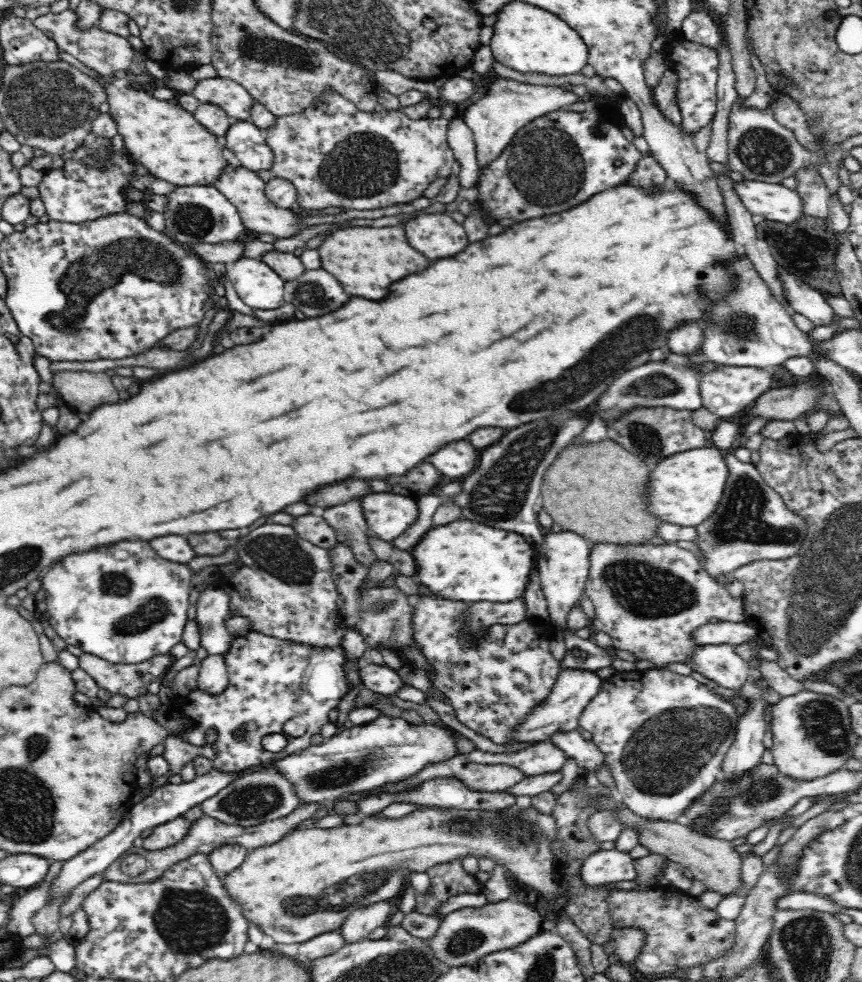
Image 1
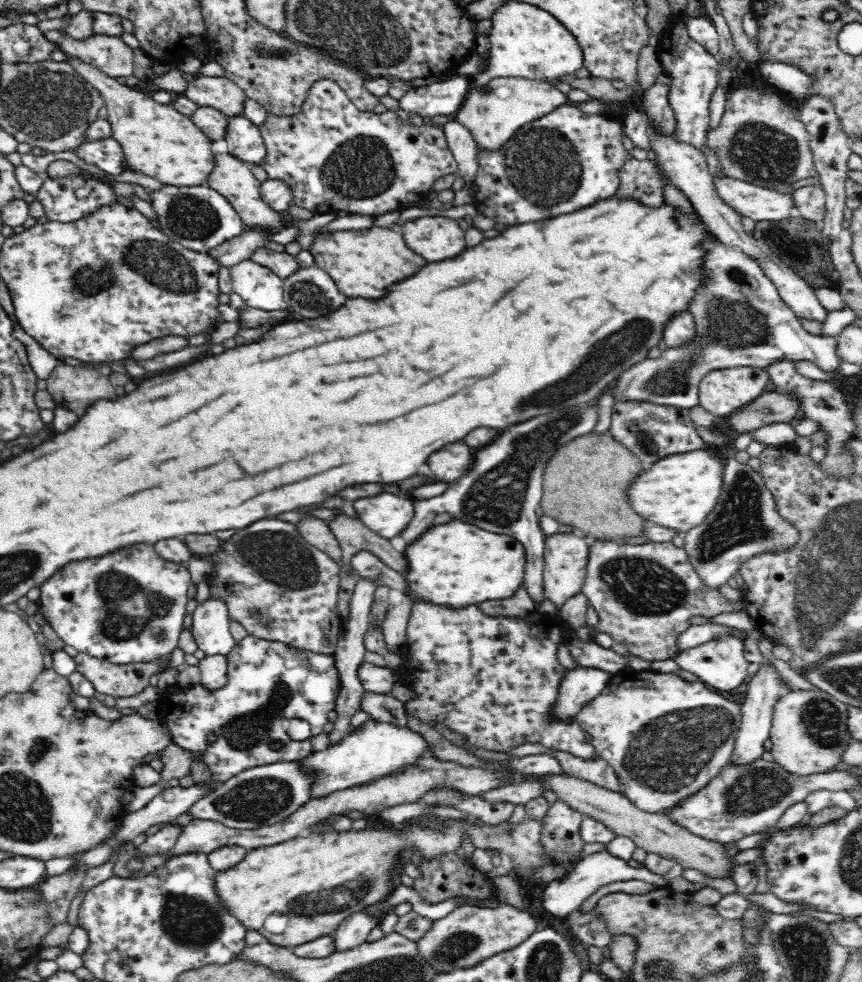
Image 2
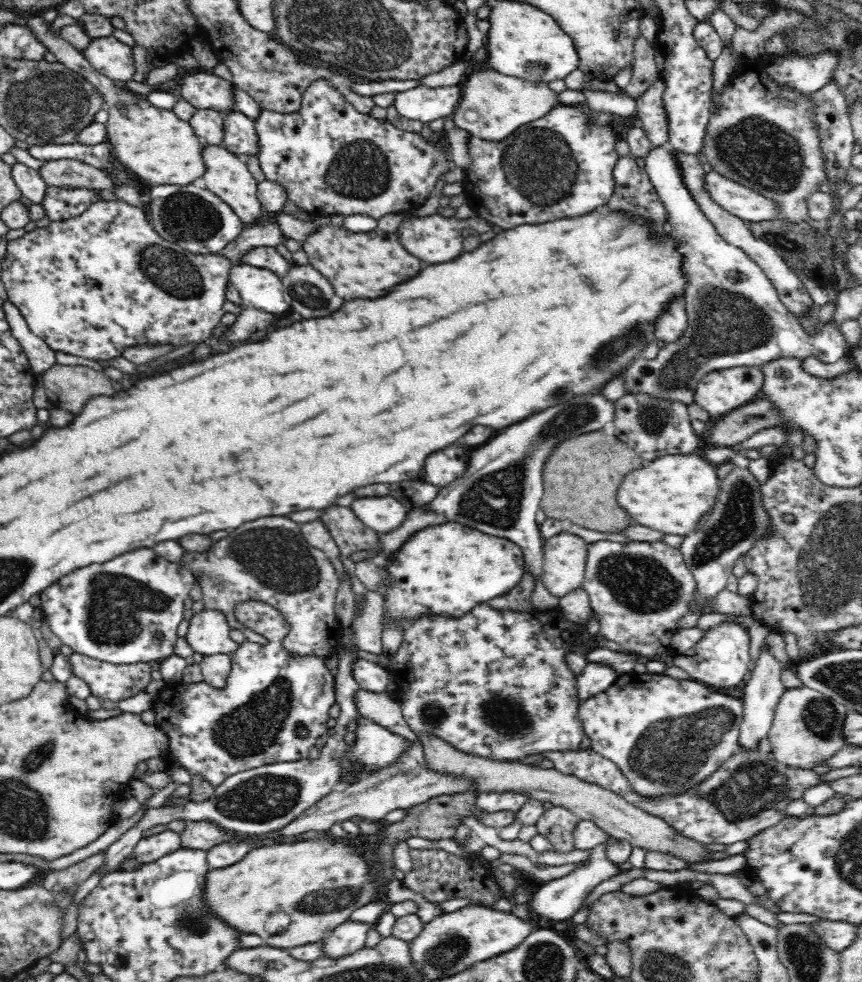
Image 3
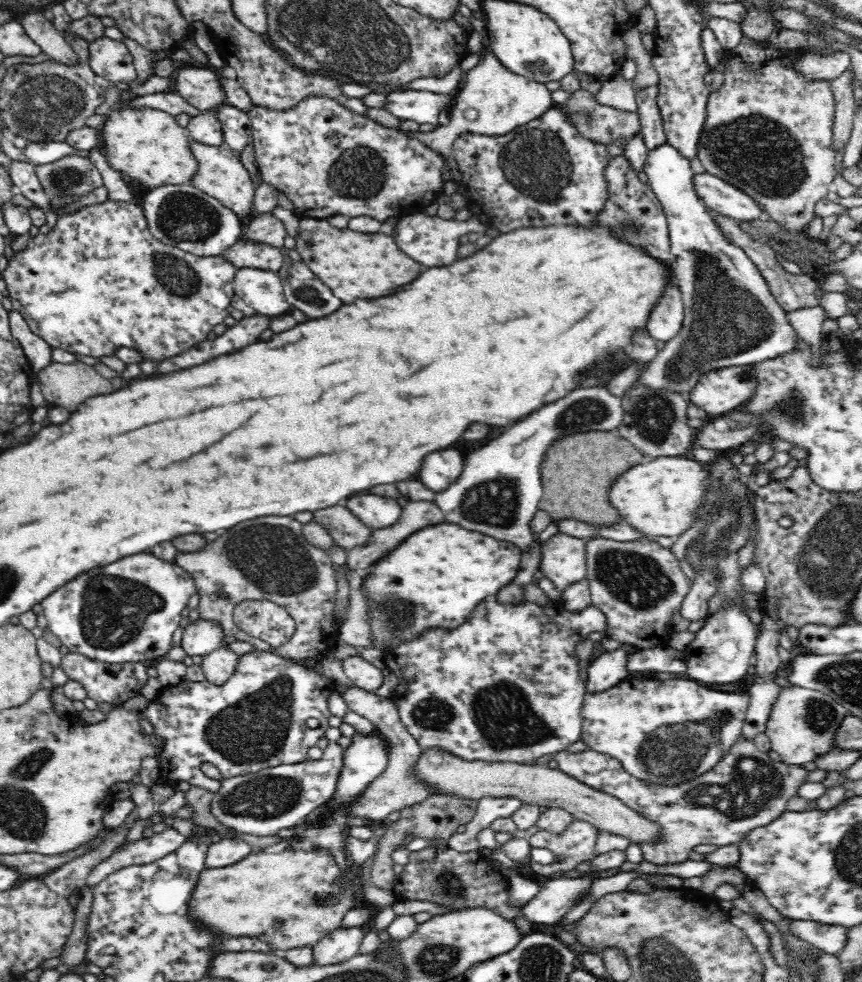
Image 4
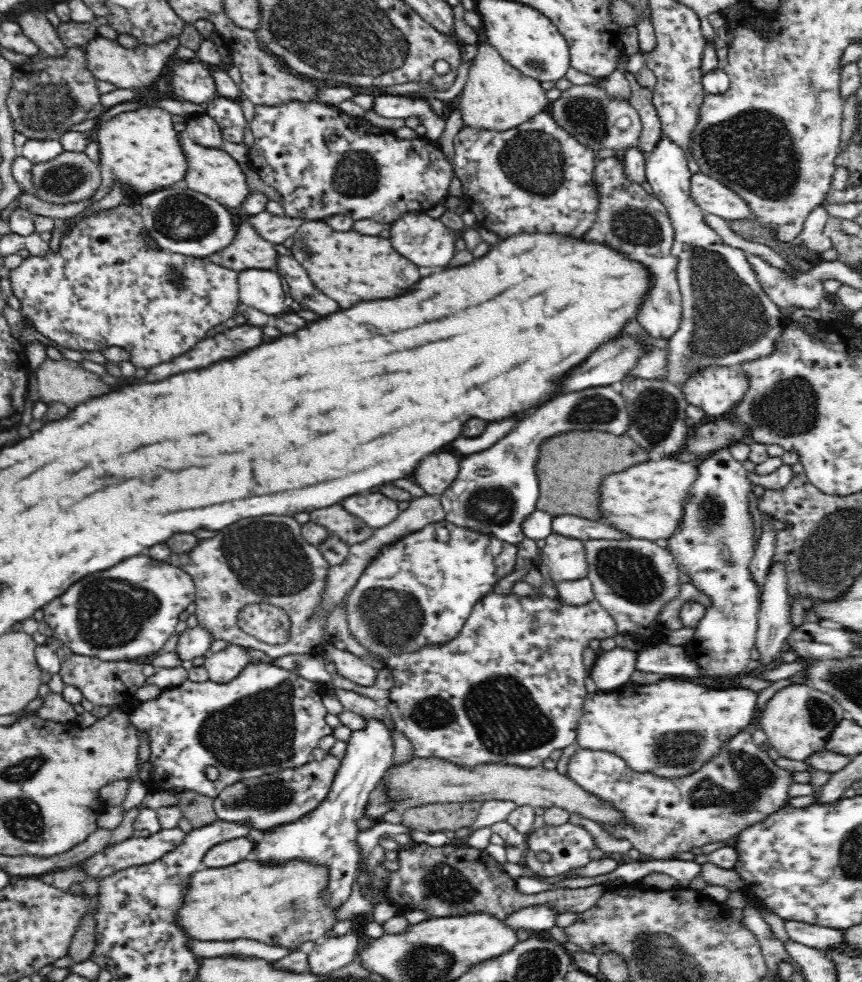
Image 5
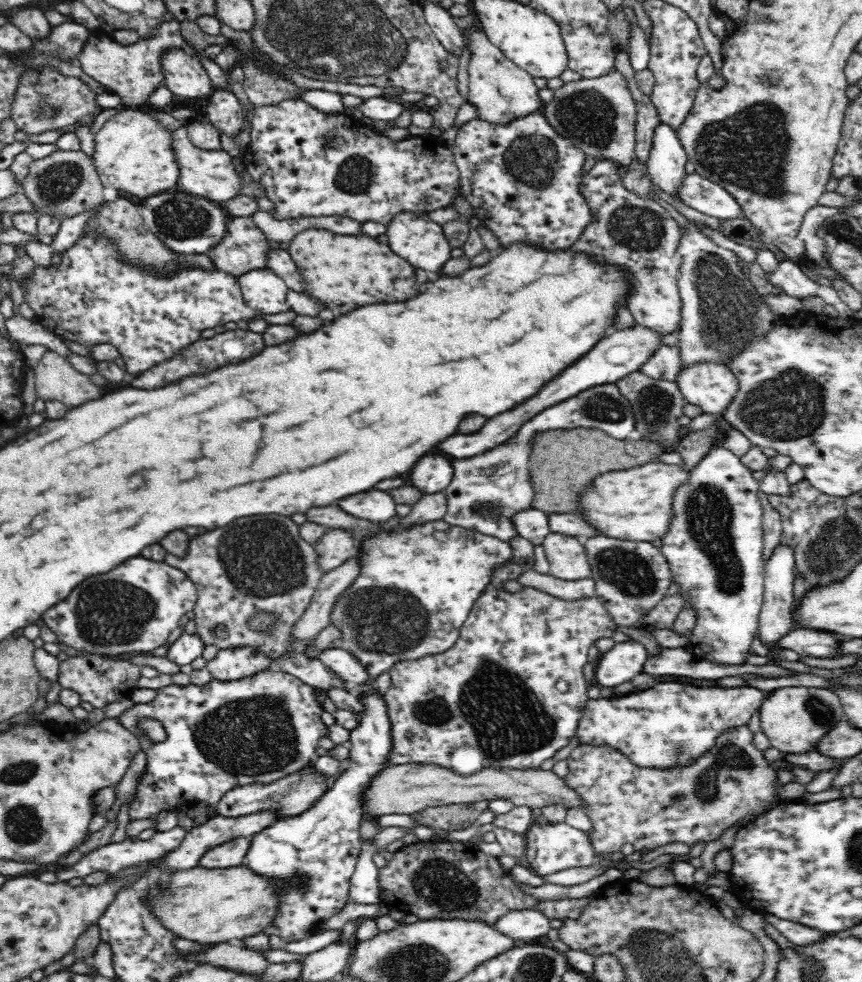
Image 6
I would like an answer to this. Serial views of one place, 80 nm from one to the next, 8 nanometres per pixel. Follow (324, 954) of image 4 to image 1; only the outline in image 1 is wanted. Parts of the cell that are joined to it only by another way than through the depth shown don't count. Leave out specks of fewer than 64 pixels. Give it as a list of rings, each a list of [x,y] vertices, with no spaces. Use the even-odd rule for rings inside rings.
[[[391,900],[354,910],[342,922],[342,926],[338,930],[344,939],[344,945],[367,939],[372,930],[376,930],[378,926],[384,927],[390,916],[397,910],[396,902]]]

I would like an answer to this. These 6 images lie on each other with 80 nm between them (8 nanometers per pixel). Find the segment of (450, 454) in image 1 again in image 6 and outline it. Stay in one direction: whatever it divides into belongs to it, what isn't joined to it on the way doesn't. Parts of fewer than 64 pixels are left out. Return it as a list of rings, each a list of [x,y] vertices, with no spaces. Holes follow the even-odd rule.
[[[424,456],[410,470],[410,482],[423,494],[438,493],[450,484],[452,480],[451,459],[442,456]]]

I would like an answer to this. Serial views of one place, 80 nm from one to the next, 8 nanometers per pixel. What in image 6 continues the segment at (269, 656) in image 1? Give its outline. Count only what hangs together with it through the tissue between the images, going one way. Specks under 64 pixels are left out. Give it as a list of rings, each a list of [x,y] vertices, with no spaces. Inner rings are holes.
[[[268,669],[266,671],[259,672],[251,677],[241,678],[240,680],[212,680],[209,684],[204,686],[196,686],[190,683],[188,686],[178,686],[177,684],[170,684],[164,688],[156,690],[156,696],[152,701],[146,703],[136,703],[131,708],[126,709],[119,717],[118,721],[124,727],[134,729],[140,733],[141,750],[146,753],[146,767],[143,772],[142,779],[138,782],[135,794],[132,796],[133,800],[130,802],[128,815],[130,820],[140,819],[152,819],[156,820],[160,813],[163,811],[176,811],[180,808],[183,802],[204,802],[210,805],[216,805],[222,796],[234,788],[242,788],[242,786],[250,786],[250,784],[274,784],[276,780],[282,780],[290,774],[296,774],[296,772],[303,770],[308,766],[308,762],[315,757],[314,750],[318,747],[318,741],[322,736],[326,736],[326,724],[322,723],[320,714],[322,714],[323,705],[316,700],[316,689],[312,686],[308,686],[305,682],[302,682],[296,676],[288,674],[284,671],[276,671]],[[146,719],[159,720],[166,729],[167,739],[161,743],[152,743],[152,741],[145,738],[142,732],[143,721]]]

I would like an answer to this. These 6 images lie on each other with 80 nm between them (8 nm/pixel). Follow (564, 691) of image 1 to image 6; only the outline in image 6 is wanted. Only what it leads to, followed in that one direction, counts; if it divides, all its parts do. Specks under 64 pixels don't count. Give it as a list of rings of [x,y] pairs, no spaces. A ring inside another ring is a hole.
[[[630,639],[615,643],[596,662],[596,685],[619,688],[620,684],[643,672],[648,657],[648,651],[639,641]]]

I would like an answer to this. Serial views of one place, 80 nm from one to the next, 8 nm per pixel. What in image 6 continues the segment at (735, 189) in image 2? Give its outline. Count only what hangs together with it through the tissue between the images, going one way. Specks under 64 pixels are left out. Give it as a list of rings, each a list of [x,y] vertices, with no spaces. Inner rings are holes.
[[[698,173],[684,175],[676,194],[686,206],[713,216],[719,220],[736,219],[742,217],[742,209],[736,199],[724,190],[724,187],[702,178]]]

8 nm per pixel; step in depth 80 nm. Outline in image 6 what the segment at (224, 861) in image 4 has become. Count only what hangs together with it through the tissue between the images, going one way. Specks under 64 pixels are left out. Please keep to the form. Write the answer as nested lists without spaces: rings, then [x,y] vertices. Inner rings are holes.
[[[241,837],[209,849],[198,860],[198,866],[212,868],[228,868],[242,865],[244,857],[250,849],[252,837]]]

